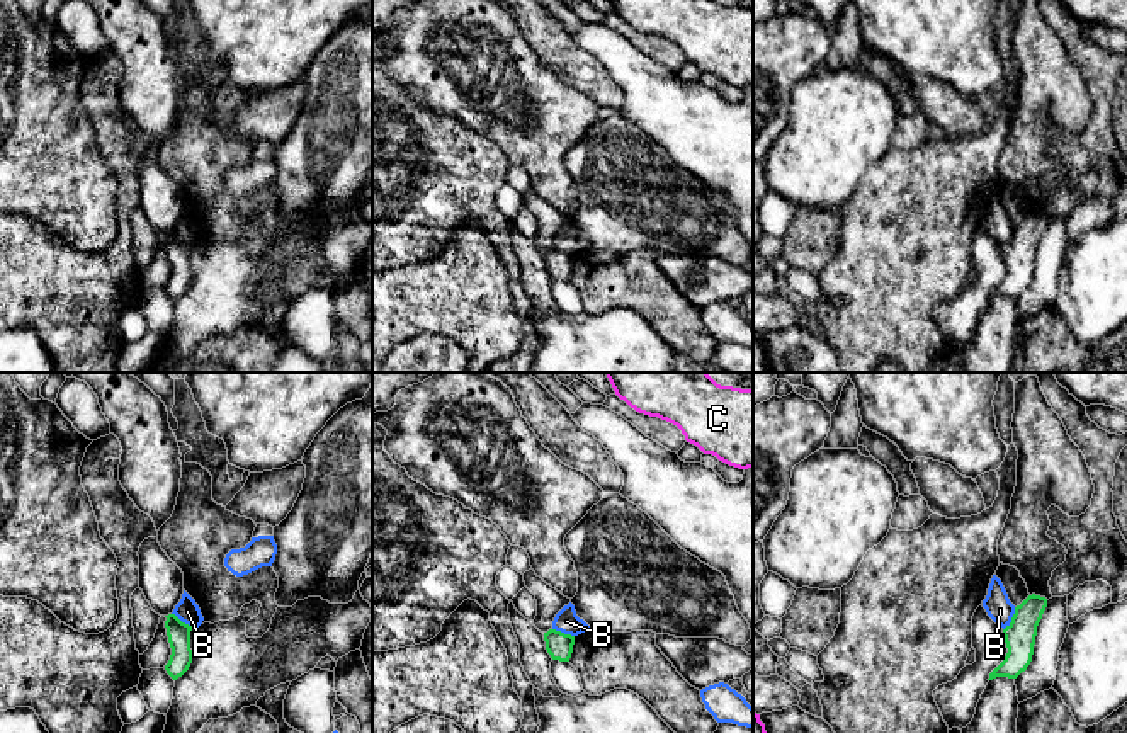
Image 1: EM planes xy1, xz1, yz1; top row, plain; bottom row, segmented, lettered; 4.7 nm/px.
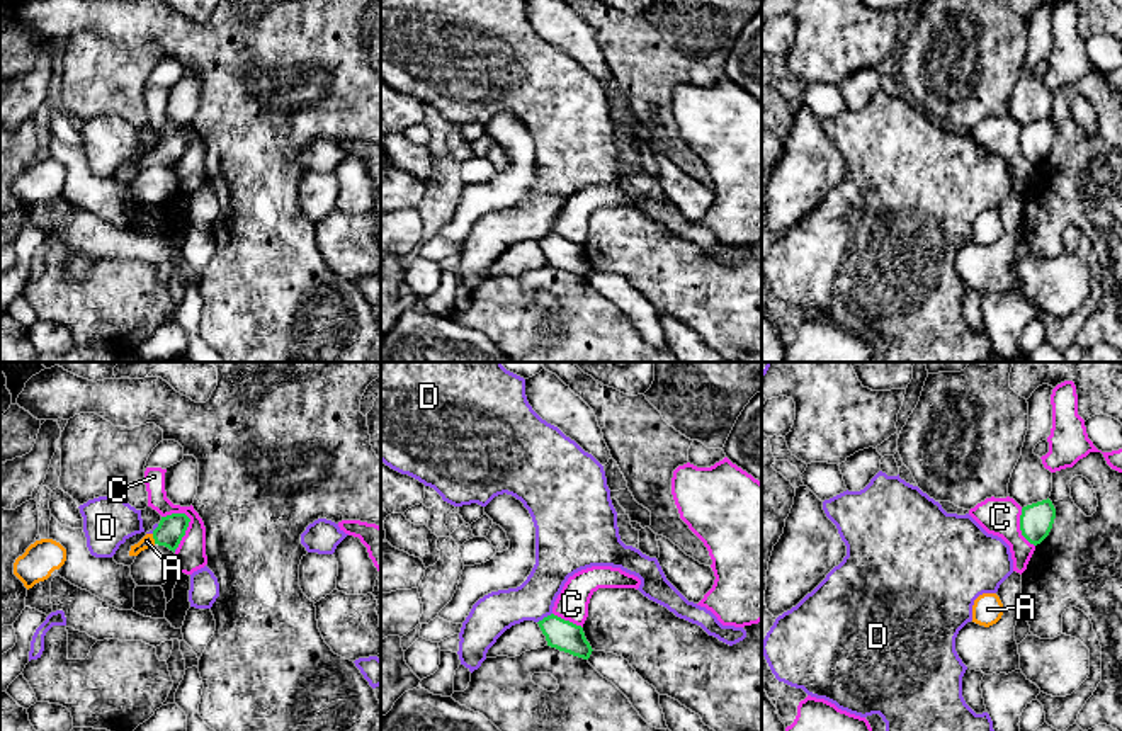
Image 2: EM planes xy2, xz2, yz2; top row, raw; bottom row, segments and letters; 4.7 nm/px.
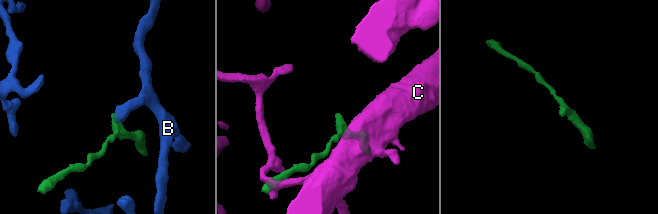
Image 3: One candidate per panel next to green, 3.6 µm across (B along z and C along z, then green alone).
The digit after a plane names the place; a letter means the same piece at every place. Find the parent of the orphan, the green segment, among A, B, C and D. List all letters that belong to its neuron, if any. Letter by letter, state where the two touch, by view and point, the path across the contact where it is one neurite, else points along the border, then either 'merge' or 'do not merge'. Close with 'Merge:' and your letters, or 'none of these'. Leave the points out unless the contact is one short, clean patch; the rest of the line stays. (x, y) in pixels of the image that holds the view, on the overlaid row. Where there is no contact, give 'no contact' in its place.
A: xy2 (153, 538) | across xy2 (172, 527), (165, 534), (153, 538), (147, 541) | merge
B: yz1 (1012, 619) | along yz1 (1015, 607), (1010, 623), (1003, 630) | do not merge
C: xy2 (186, 529) | along xy2 (184, 512), (189, 526), (175, 548) | do not merge
D: xz2 (544, 617) | along xz2 (551, 612), (538, 623) | do not merge
Merge: A

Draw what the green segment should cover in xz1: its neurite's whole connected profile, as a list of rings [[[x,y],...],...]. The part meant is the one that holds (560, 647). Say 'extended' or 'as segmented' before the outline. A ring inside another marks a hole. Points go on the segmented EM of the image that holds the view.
as segmented; [[[556,629],[544,633],[546,650],[552,660],[569,662],[575,645],[575,636]]]

